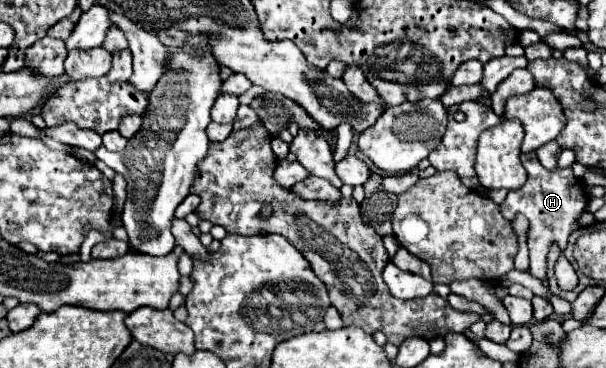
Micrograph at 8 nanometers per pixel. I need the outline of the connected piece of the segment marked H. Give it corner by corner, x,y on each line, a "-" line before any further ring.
527,152
521,154
521,162
525,166
525,170
529,172
527,182
523,184
523,188
519,190
511,190
507,194
507,198
501,204
501,214
507,220
513,220
517,214
523,214
529,218
531,222
531,230
529,230
529,254
531,254
531,276
545,280
547,278
547,252
553,244
564,251
566,249
569,234
573,230
577,230
577,218
579,214
585,210
587,206
587,194
583,192
583,184
579,178
573,176
571,168
555,168
555,170
547,170
539,164
535,152

